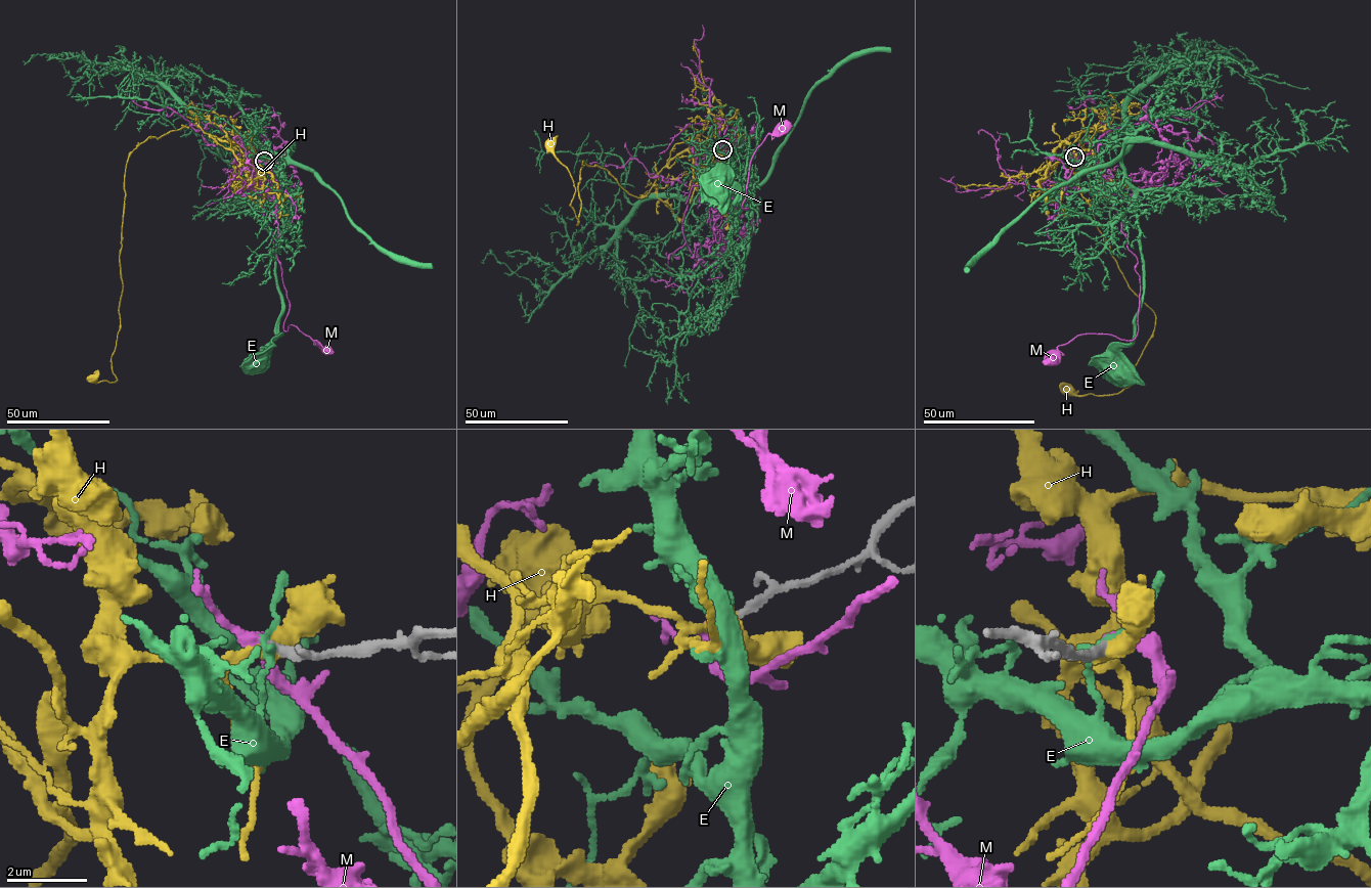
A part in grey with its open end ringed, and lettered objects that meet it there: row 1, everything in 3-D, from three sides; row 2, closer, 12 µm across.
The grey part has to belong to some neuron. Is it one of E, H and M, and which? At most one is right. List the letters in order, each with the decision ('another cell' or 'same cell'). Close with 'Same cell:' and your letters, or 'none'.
E: another cell
H: another cell
M: same cell
Same cell: M

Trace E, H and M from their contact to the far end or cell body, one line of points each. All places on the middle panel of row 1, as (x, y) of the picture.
E: (723, 149), (720, 191), (730, 197), (740, 193), (732, 205), (734, 213), (740, 210), (737, 192), (716, 188)
H: (723, 149), (708, 141), (690, 146), (637, 197), (583, 161), (577, 224), (569, 205), (574, 181), (553, 144)
M: (722, 149), (733, 146), (719, 151), (722, 191), (745, 210), (753, 154), (768, 133), (785, 127)

